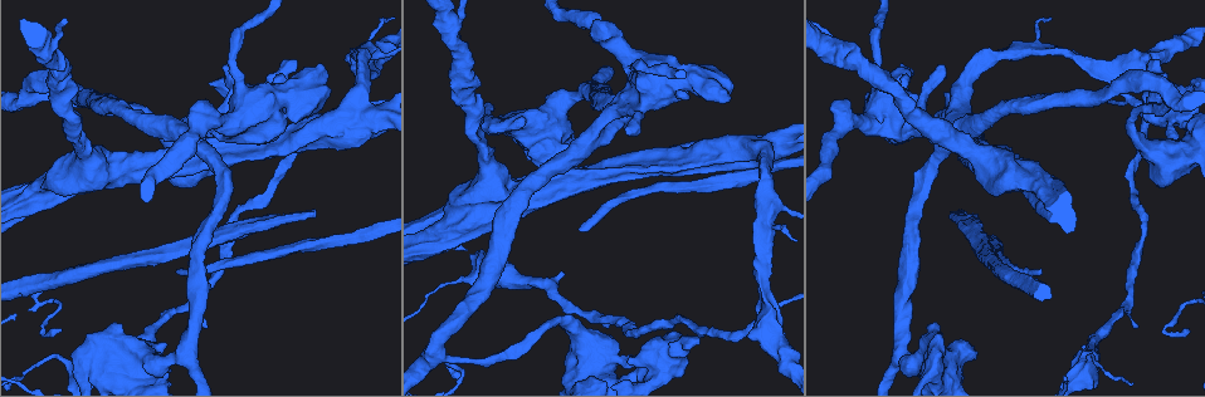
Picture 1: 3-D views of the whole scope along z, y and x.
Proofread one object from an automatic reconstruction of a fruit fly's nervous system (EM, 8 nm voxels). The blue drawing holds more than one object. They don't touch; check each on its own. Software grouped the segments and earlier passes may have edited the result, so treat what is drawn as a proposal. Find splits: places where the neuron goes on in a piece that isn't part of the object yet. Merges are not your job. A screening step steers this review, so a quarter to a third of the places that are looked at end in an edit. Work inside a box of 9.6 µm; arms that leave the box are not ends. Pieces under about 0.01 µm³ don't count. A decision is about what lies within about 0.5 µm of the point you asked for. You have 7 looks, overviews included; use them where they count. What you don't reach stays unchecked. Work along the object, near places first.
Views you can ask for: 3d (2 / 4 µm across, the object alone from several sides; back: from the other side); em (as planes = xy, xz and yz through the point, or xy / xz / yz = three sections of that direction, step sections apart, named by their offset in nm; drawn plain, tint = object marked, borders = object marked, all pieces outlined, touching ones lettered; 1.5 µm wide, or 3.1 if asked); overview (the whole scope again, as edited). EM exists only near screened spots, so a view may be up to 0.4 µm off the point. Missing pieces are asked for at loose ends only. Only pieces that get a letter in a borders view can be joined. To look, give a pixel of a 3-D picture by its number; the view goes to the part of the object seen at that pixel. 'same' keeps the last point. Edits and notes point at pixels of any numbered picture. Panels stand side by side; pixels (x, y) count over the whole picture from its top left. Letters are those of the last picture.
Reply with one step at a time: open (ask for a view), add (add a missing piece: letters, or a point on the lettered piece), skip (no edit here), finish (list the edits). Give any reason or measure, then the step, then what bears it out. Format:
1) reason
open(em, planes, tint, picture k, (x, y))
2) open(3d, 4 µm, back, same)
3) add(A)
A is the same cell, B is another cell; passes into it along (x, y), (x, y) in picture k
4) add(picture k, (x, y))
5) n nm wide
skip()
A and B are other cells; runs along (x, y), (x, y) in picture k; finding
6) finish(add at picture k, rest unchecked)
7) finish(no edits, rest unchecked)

long arm stops here
open(3d, 4 µm, picture 1, (580, 231))

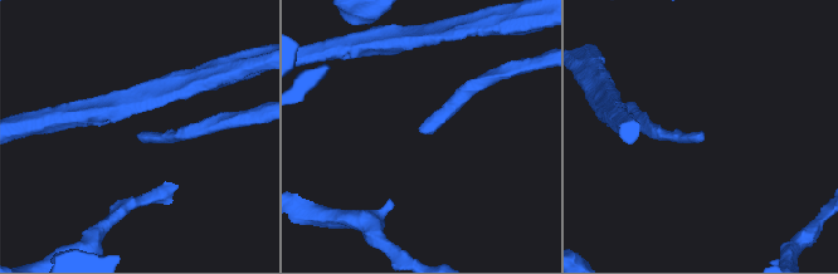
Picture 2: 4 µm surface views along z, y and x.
open(em, 3.1 µm, xy, step 8, borders, picture 2, (420, 127))

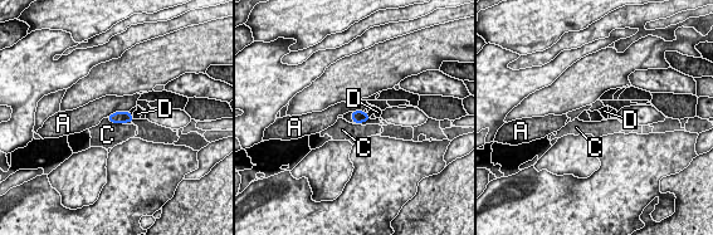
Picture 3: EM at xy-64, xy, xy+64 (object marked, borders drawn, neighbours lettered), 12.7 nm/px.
another direction
open(em, 3.1 µm, xz, step 16, borders, same)

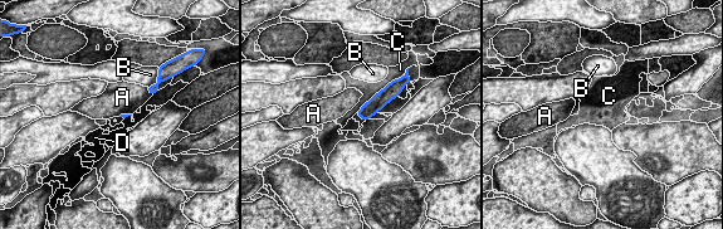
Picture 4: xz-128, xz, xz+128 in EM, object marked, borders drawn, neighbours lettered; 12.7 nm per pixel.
skip()
A, B, C and D are other cells; border along (146, 87), (152, 94) in picture 4; no lettered piece goes on from it

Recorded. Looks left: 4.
an open end
open(em, planes, plain, picture 1, (314, 210))

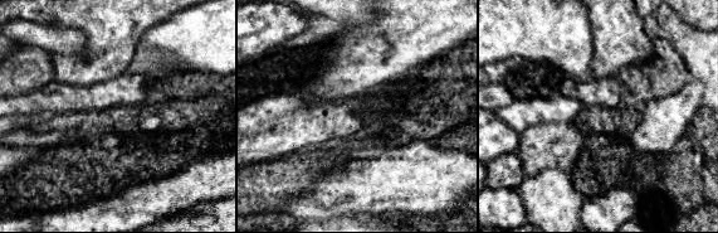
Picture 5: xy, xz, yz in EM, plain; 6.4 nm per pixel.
open(em, planes, borders, same)

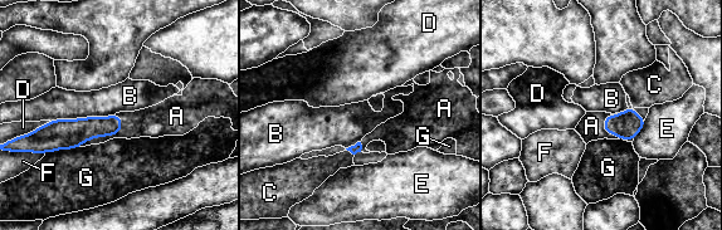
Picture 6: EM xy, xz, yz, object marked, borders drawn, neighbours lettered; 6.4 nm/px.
skip()
A, B, C, D, E, F and G are other cells; none of them fits

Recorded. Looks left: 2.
stops while still wide
open(em, xz, step 8, borders, picture 1, (697, 338))

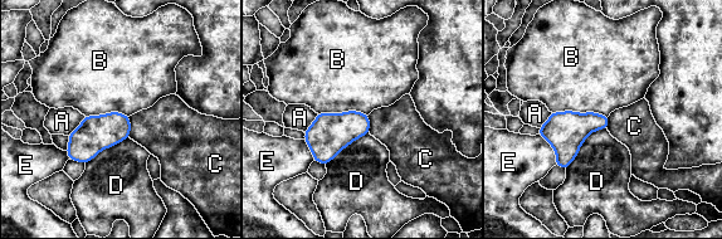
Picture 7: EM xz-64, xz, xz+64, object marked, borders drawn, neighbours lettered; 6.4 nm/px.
cut it another way
open(em, planes, borders, same)

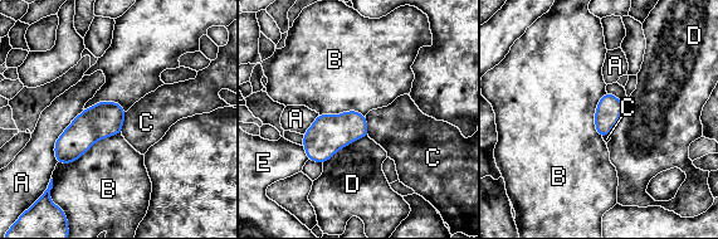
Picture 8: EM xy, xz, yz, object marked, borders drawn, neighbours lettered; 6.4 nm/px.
skip()
A, B, C, D and E are other cells; border along (121, 132), (57, 164) in picture 8; none of them fits

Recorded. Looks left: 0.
finish(no edits, rest unchecked)

